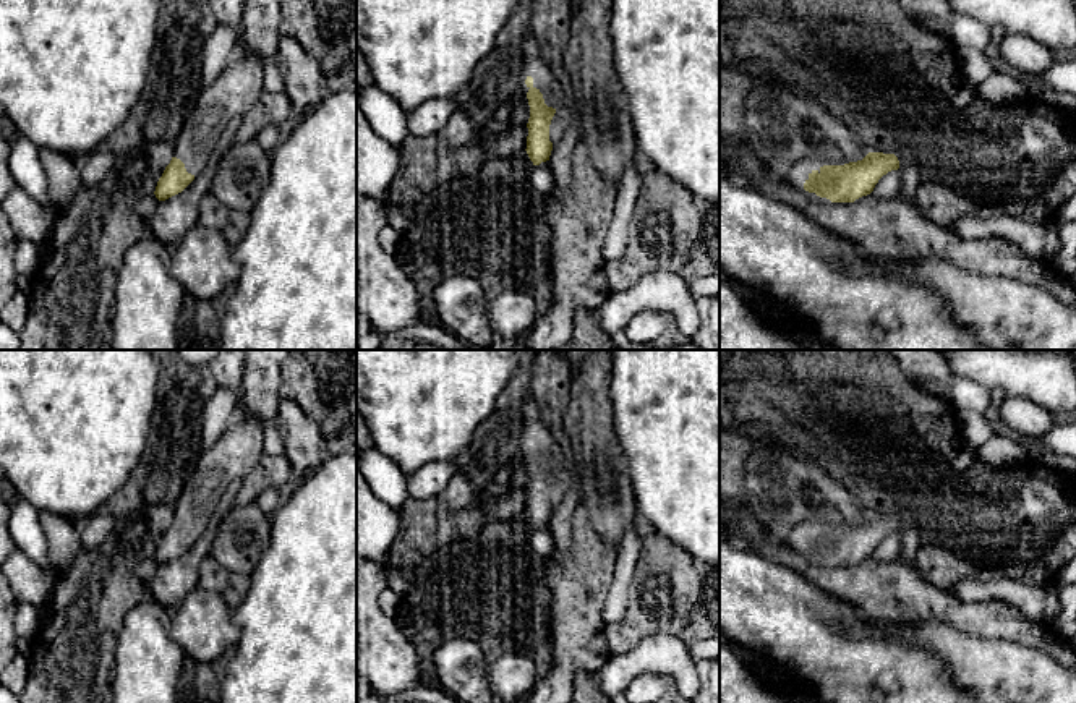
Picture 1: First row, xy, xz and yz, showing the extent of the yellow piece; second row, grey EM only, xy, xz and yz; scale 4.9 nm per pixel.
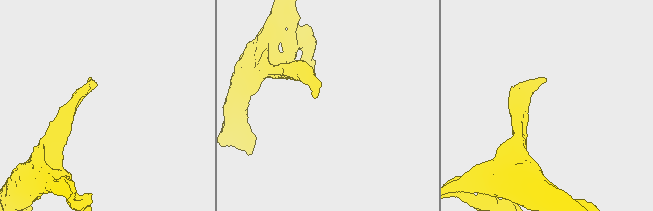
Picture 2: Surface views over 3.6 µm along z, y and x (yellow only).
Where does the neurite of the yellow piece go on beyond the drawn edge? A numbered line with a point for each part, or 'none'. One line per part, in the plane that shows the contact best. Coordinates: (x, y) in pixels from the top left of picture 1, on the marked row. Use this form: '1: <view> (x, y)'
1: xz (556, 128)

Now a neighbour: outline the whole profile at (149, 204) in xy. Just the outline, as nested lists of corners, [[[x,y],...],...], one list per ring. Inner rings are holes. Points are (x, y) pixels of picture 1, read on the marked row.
[[[149,194],[141,201],[141,206],[138,207],[138,211],[143,214],[146,220],[144,236],[152,236],[152,219],[154,219],[159,202],[160,201],[156,198],[156,194]]]

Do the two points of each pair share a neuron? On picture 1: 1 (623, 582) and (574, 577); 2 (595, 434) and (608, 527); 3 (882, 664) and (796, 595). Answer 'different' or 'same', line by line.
1: different
2: same
3: same

